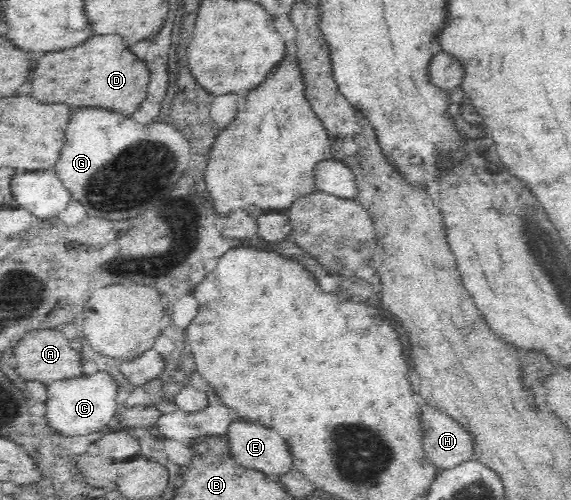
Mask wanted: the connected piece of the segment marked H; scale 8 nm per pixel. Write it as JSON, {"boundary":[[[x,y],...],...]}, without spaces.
{"boundary":[[[426,403],[419,411],[421,411],[420,419],[424,431],[424,450],[433,465],[439,470],[449,469],[449,467],[459,465],[467,458],[473,458],[475,440],[463,425],[431,403]]]}

